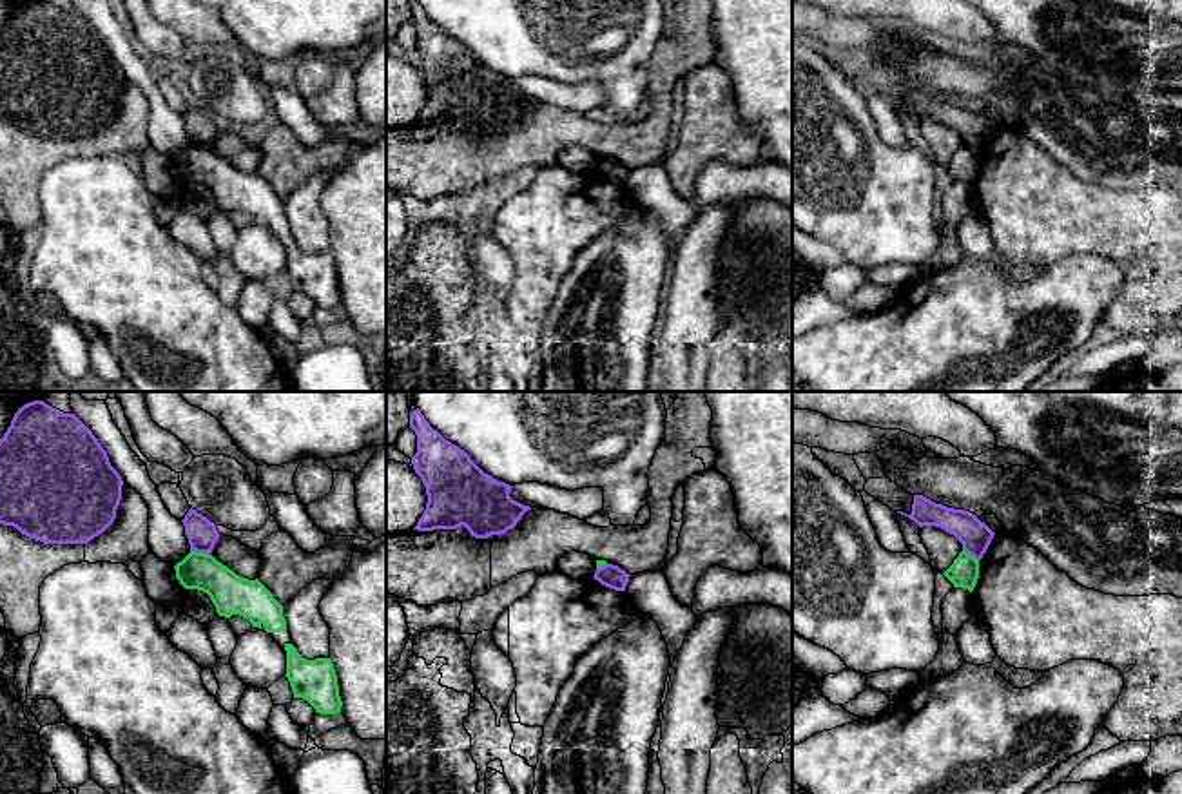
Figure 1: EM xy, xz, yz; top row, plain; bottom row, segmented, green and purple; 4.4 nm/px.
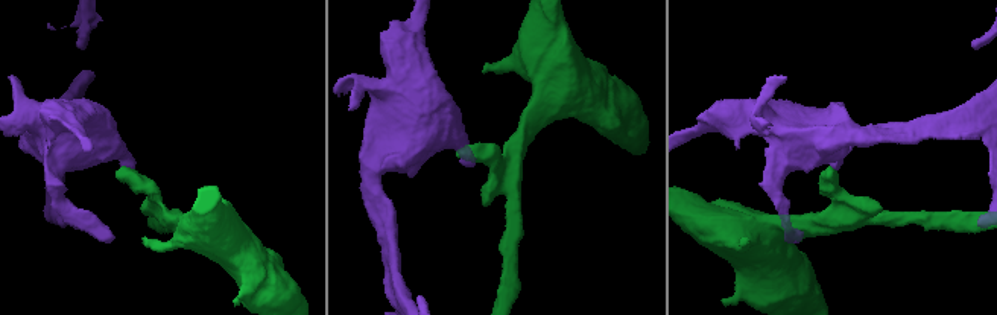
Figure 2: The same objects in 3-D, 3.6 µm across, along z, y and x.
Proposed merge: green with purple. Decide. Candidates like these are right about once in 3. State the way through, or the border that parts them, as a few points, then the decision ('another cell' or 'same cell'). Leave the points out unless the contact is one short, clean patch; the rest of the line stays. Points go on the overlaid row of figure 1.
border along xy (191, 550), (209, 555); another cell

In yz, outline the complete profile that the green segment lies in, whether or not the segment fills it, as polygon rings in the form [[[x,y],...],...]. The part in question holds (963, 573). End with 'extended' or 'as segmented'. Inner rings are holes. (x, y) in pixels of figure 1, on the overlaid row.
[[[963,549],[943,575],[954,584],[954,587],[963,587],[972,593],[979,578],[979,560]]] | as segmented

